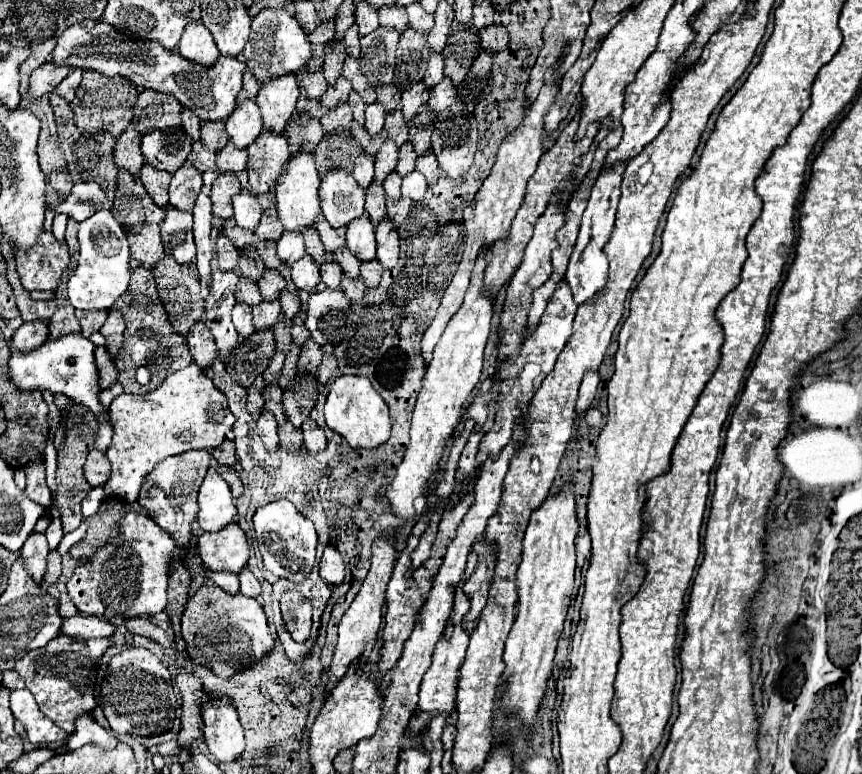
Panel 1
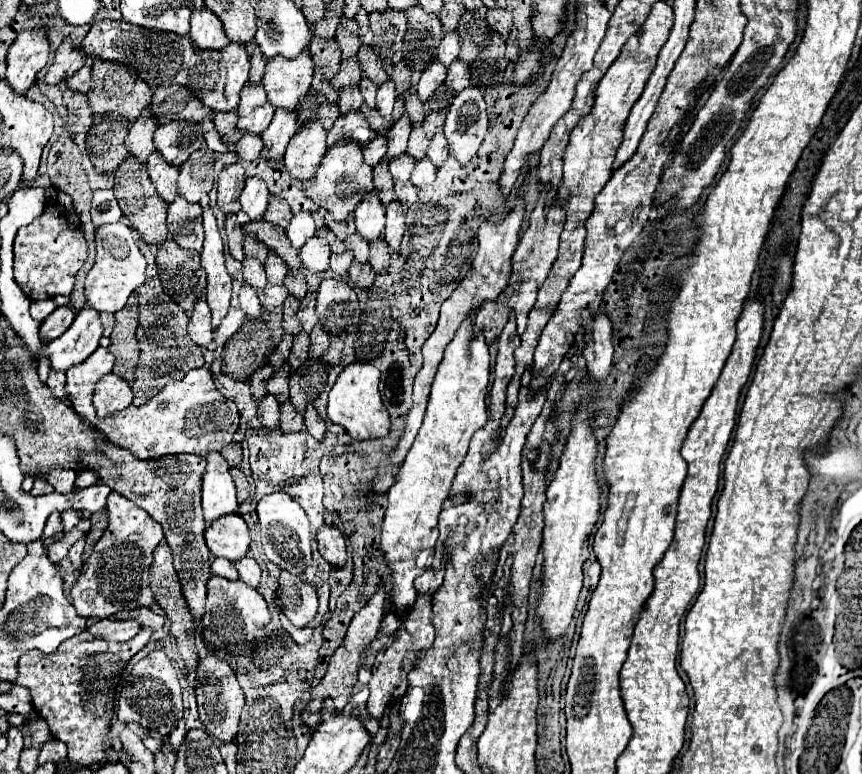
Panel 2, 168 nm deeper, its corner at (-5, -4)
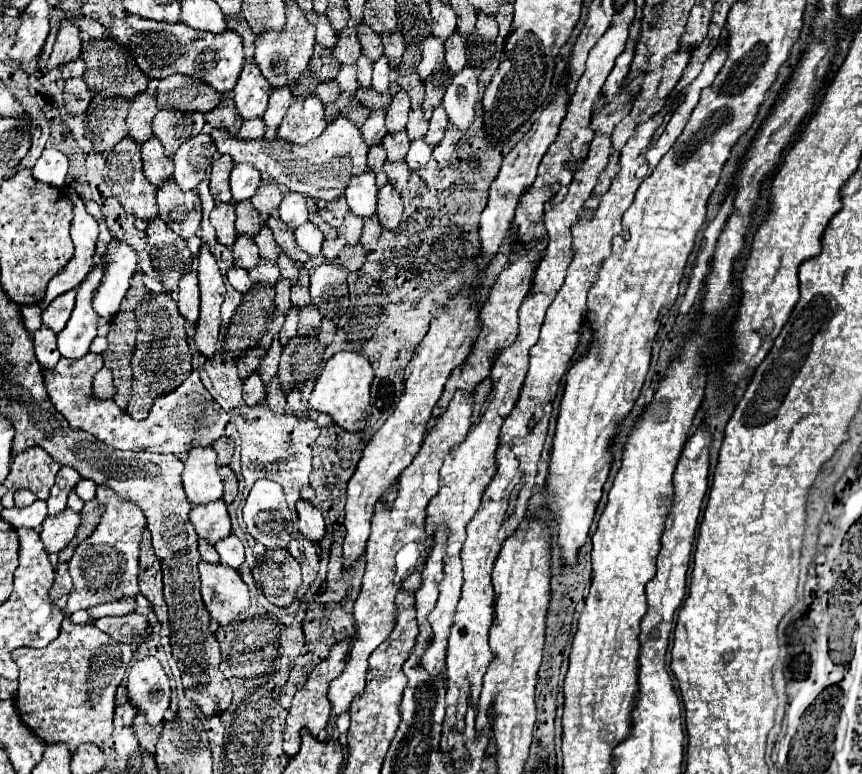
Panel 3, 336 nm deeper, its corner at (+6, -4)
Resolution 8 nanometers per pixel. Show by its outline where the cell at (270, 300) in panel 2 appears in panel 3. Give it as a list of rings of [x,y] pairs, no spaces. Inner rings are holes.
[[[261,259],[251,271],[249,277],[253,279],[253,283],[265,283],[265,285],[275,285],[279,279],[279,267],[273,261],[265,261]]]

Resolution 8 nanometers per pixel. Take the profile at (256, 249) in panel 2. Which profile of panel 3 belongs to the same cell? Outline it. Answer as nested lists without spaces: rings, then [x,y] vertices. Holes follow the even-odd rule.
[[[249,201],[237,203],[235,205],[235,213],[237,213],[237,221],[235,221],[237,233],[239,235],[249,235],[253,239],[259,233],[259,229],[263,227],[261,215],[253,209],[253,205]]]

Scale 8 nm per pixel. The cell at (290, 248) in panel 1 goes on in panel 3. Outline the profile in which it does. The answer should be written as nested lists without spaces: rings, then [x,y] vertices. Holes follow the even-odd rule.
[[[289,193],[279,207],[279,217],[281,221],[291,227],[297,229],[301,227],[301,223],[307,221],[307,207],[305,207],[305,197],[299,193]]]

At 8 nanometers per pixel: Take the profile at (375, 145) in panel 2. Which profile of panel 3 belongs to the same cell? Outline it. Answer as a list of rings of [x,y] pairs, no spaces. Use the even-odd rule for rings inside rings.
[[[373,111],[369,115],[369,119],[365,121],[365,125],[361,127],[361,135],[363,135],[363,139],[365,139],[365,143],[369,147],[379,145],[381,139],[387,135],[387,129],[385,129],[385,111]]]

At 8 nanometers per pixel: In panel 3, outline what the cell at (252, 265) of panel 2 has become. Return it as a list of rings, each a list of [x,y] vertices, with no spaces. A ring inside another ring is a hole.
[[[239,235],[233,245],[233,257],[235,257],[235,267],[253,269],[253,263],[257,263],[259,259],[255,241],[251,241],[247,235]]]

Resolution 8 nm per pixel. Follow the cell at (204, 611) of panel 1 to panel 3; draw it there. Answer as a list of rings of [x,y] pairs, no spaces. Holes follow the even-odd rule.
[[[201,561],[199,563],[199,575],[201,575],[201,597],[203,603],[211,615],[213,621],[219,623],[219,627],[227,627],[239,613],[243,613],[249,607],[249,589],[243,583],[243,579],[239,577],[239,573],[231,567],[223,567],[219,565],[211,565]]]

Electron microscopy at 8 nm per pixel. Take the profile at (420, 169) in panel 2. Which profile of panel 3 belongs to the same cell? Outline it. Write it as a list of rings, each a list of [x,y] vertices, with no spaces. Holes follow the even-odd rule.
[[[423,139],[413,141],[411,147],[409,147],[409,151],[407,151],[407,159],[405,159],[407,167],[409,169],[417,169],[417,161],[423,161],[423,167],[425,167],[427,161],[429,161],[429,157],[431,157],[431,151],[433,151],[433,147],[429,147]]]

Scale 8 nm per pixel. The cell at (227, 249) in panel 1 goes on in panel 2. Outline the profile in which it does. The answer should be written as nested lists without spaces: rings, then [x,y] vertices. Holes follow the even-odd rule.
[[[228,215],[226,217],[226,235],[228,235],[228,249],[232,253],[234,259],[242,261],[244,259],[244,251],[242,251],[242,239],[244,239],[244,231],[242,225],[236,221],[236,215]]]

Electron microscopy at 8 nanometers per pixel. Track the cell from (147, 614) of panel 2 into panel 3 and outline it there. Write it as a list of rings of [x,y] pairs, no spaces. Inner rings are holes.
[[[125,597],[125,599],[113,601],[113,603],[103,603],[99,607],[91,607],[89,615],[93,619],[99,619],[99,617],[107,617],[107,615],[129,615],[133,611],[135,611],[135,599]]]

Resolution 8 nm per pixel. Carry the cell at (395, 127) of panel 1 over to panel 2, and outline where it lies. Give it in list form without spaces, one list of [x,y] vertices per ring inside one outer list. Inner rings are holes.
[[[410,85],[410,89],[406,91],[404,99],[406,99],[406,111],[408,111],[408,115],[412,115],[412,125],[414,125],[414,127],[420,127],[422,121],[424,121],[424,115],[426,115],[426,113],[424,113],[424,105],[422,105],[422,101],[418,99],[416,85]]]

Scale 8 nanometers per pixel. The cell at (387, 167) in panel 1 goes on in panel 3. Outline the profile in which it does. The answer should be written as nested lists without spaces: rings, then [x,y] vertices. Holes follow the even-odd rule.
[[[399,91],[393,97],[393,103],[387,107],[387,117],[385,117],[385,127],[391,135],[397,131],[403,131],[407,125],[407,113],[409,113],[409,97],[405,91]]]

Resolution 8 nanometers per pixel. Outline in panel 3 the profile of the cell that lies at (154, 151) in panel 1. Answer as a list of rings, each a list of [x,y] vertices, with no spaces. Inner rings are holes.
[[[159,111],[153,119],[153,135],[161,141],[165,155],[171,157],[185,139],[199,135],[205,125],[201,113],[191,111]]]

